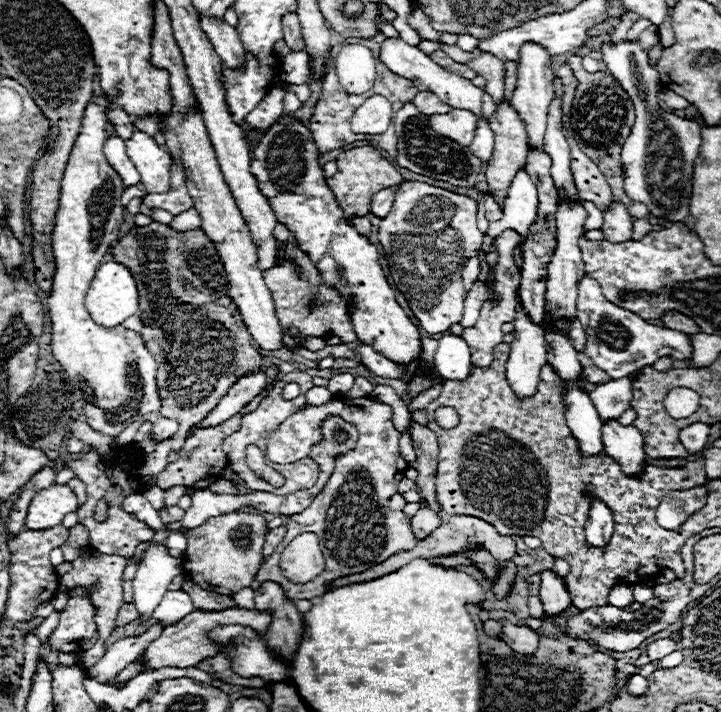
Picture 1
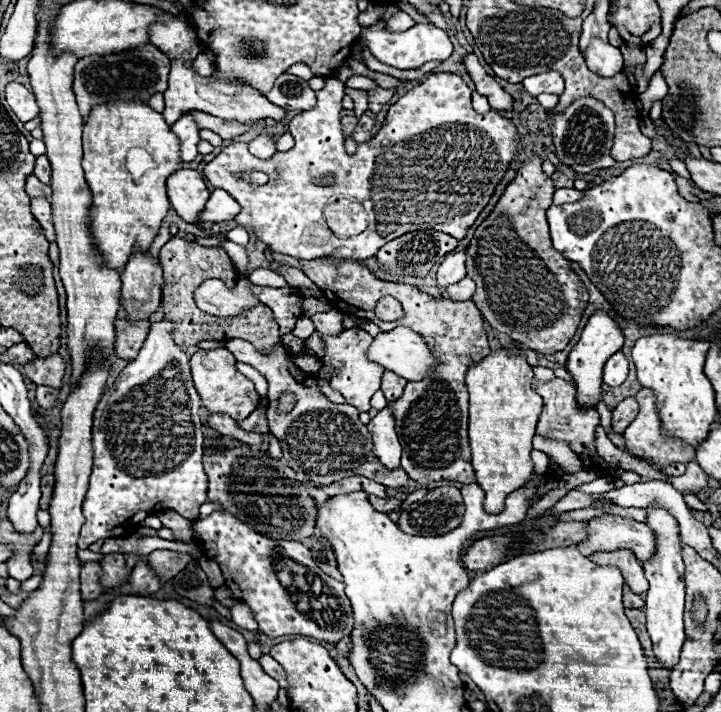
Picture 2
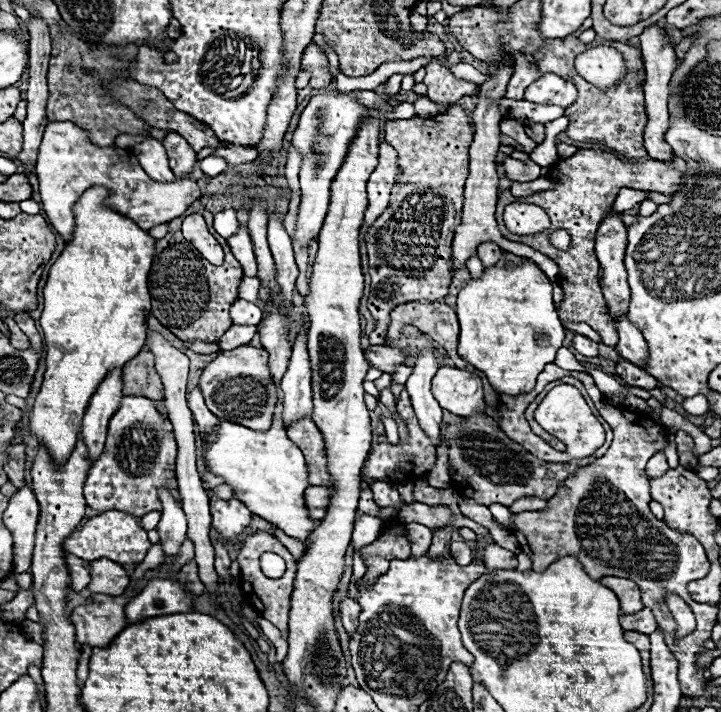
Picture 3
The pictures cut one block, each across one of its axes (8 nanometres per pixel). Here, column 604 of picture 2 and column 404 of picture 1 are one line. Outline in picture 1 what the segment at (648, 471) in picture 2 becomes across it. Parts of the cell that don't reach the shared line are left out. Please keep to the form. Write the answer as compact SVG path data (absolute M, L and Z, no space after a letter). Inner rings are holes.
M409 427L402 433L399 442L400 456L409 464L416 459L416 452L412 446Z

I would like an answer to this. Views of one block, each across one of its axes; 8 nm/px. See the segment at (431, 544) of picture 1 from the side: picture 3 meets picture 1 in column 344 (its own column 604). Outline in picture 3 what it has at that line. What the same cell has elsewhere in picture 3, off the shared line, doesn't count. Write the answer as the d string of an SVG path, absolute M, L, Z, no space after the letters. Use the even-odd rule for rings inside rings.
M604 576L604 578L600 578L600 584L610 588L618 596L620 608L624 614L634 614L640 608L644 608L642 600L640 600L640 588L632 580L618 578L618 576Z

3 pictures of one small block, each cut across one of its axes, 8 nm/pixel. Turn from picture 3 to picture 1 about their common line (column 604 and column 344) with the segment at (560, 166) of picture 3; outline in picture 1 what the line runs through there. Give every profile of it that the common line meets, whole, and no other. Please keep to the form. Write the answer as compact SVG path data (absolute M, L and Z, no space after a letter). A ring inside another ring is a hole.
M374 146L346 150L338 156L336 162L338 162L338 172L334 174L334 178L328 180L328 186L332 188L340 208L346 212L346 220L350 220L352 216L366 216L370 212L370 196L374 196L378 190L402 184L400 172ZM284 242L284 244L286 244L288 258L294 258L296 266L286 262L282 266L274 266L274 268L264 272L266 286L272 292L272 300L276 304L276 318L278 318L278 322L282 326L282 344L284 344L284 348L294 352L300 346L300 340L292 338L288 334L290 326L300 330L300 338L306 338L306 336L316 336L316 338L338 336L342 344L356 342L356 332L354 332L354 328L350 324L350 314L348 314L346 302L340 298L338 292L334 292L332 288L322 284L314 264L308 260L308 256L294 242ZM312 300L318 302L318 308L310 312L308 306L312 304Z

